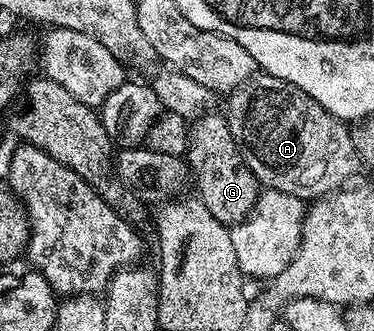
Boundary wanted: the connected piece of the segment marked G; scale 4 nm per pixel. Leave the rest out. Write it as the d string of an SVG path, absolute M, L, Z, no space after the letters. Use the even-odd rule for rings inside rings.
M206 112L189 126L189 145L187 147L187 165L191 171L192 181L197 181L196 197L227 227L234 227L252 212L257 203L259 183L257 177L247 168L235 140L231 136L231 128L227 124L224 113Z

